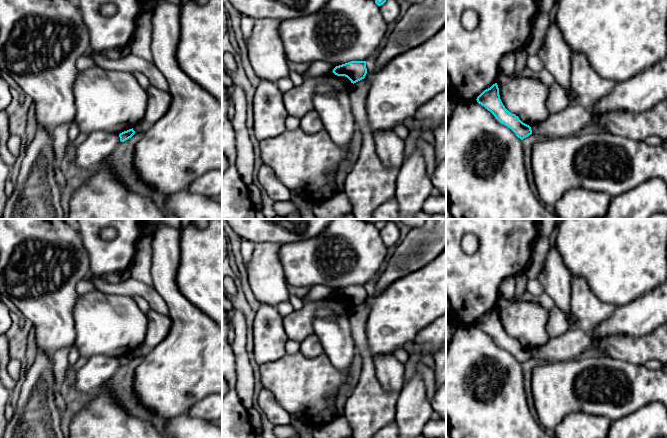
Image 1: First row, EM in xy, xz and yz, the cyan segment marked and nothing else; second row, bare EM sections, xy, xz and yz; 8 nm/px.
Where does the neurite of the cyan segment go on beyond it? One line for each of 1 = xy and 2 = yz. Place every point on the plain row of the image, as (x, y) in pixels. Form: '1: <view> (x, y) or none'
1: none
2: none

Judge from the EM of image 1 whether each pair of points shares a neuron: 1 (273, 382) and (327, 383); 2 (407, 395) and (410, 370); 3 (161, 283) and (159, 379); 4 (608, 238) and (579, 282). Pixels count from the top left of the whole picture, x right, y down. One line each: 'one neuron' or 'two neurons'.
1: one neuron
2: two neurons
3: one neuron
4: two neurons

